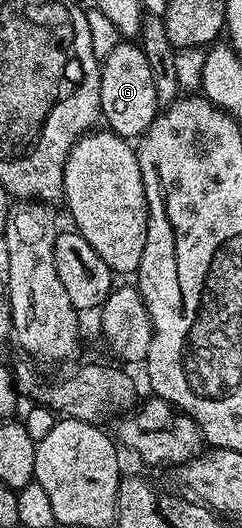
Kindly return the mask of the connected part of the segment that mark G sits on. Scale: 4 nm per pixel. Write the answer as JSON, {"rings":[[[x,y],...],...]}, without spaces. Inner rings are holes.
{"rings":[[[119,42],[116,50],[108,54],[100,64],[101,119],[105,127],[125,140],[133,141],[143,136],[157,118],[160,107],[157,102],[155,83],[152,82],[151,67],[142,49],[134,42]]]}

